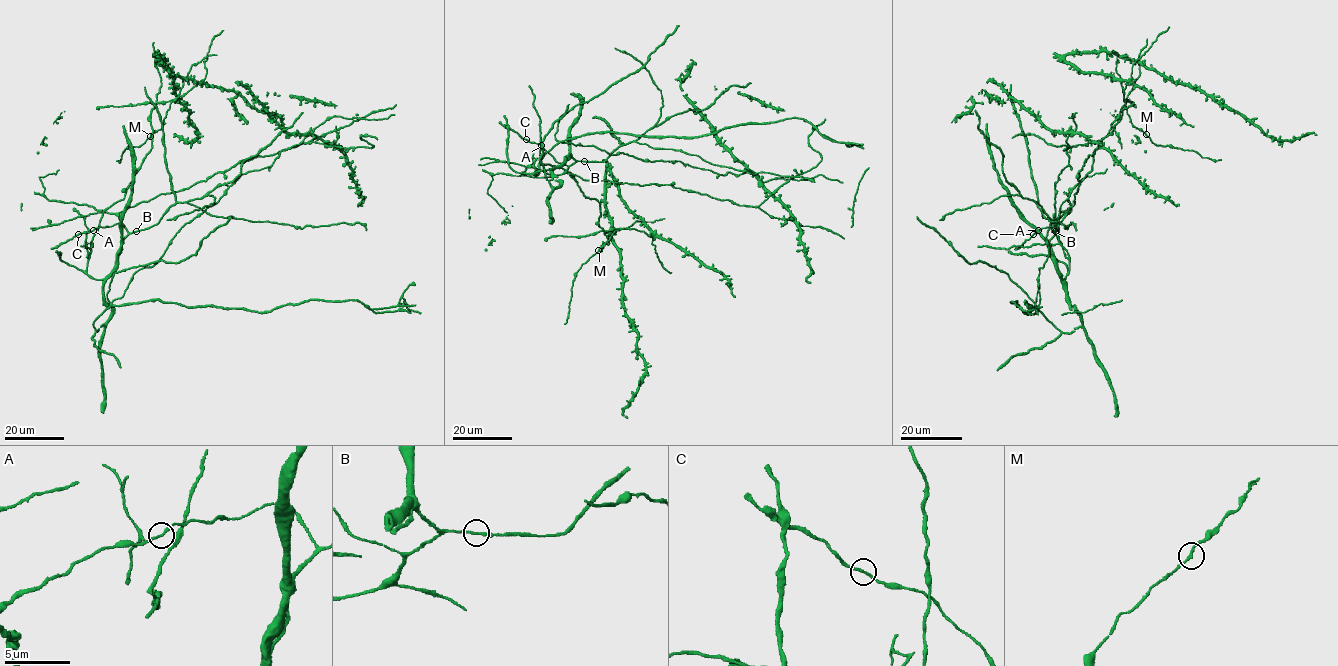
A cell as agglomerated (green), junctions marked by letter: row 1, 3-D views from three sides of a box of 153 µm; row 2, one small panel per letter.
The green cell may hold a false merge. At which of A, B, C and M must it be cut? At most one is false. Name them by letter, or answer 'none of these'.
none of these

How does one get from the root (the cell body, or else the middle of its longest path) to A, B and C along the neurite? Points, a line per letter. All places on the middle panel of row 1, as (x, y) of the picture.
A: (663, 185), (583, 179), (568, 173), (568, 167), (557, 162), (541, 145)
B: (663, 185), (583, 179), (566, 172), (572, 163), (584, 161)
C: (663, 185), (583, 179), (568, 173), (566, 165), (557, 162), (539, 144), (526, 139)

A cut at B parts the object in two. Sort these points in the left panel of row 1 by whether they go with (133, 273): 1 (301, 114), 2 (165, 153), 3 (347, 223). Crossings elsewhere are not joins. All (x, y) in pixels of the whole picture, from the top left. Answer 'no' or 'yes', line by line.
1: no
2: no
3: no

